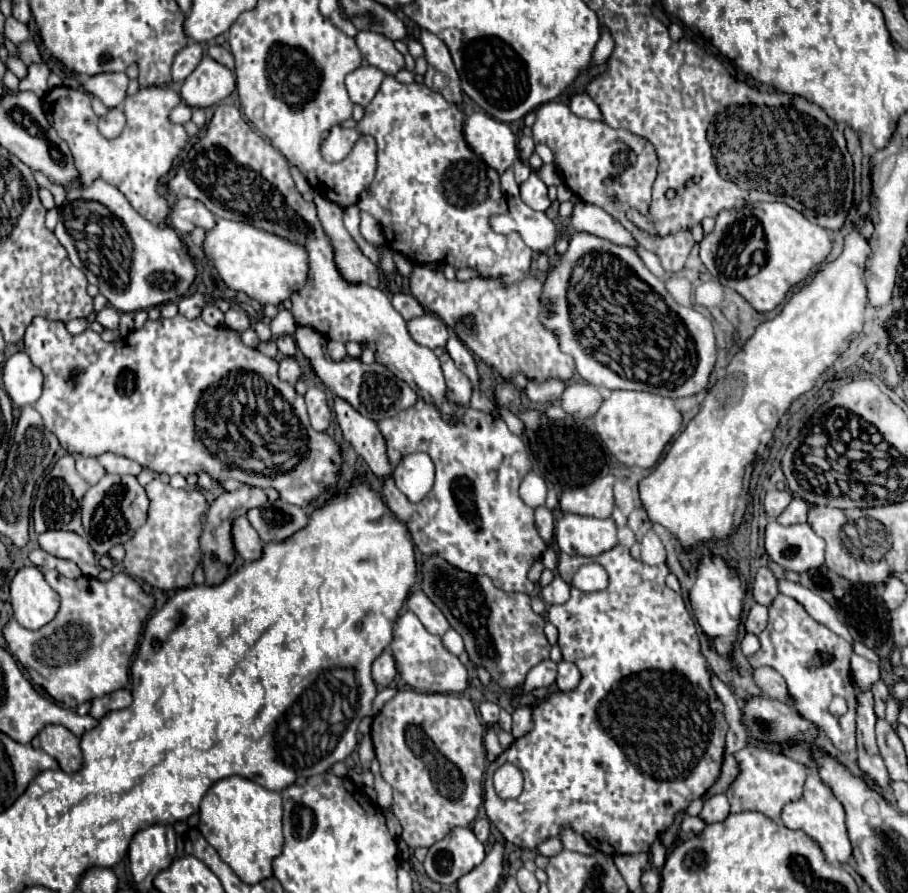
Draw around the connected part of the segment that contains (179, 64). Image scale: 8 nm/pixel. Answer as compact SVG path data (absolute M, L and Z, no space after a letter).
M197 42L187 44L187 46L175 56L175 62L173 62L173 68L171 68L173 82L183 82L183 80L197 68L197 64L201 62L201 58L203 58L203 48L201 48L201 44L197 44Z

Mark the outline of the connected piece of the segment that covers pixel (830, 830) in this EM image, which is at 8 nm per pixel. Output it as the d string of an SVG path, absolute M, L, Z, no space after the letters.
M809 770L807 782L805 782L805 792L803 792L801 800L789 802L781 812L781 820L787 828L803 830L807 836L811 836L821 846L825 860L829 864L845 864L851 858L853 848L851 848L849 834L845 828L845 808L841 806L841 802L837 802L833 790L825 782L821 782L821 778L815 770Z

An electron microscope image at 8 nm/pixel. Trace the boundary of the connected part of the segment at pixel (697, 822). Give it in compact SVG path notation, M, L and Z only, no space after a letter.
M689 816L685 818L685 822L681 824L681 832L693 832L693 834L701 834L701 830L707 826L705 820L701 820L699 816Z

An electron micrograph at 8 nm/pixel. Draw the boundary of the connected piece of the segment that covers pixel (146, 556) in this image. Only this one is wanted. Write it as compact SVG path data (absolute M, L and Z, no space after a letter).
M159 478L145 486L151 500L147 522L125 544L123 566L131 578L143 580L159 590L179 590L193 584L193 570L199 564L199 534L201 516L207 510L207 500L199 490L175 490Z

